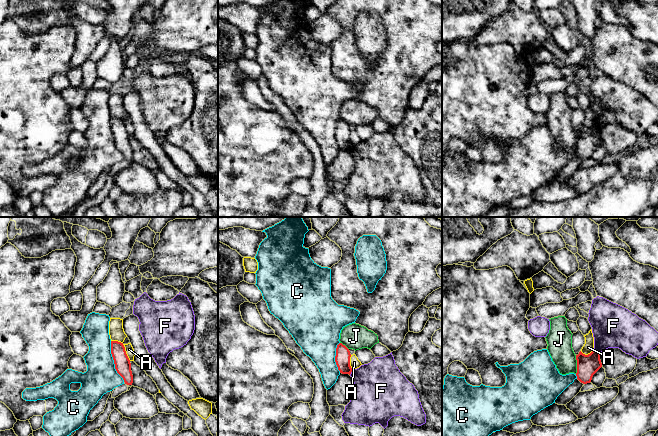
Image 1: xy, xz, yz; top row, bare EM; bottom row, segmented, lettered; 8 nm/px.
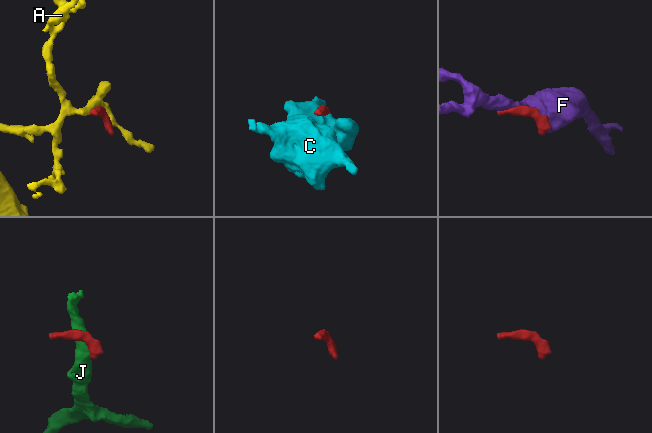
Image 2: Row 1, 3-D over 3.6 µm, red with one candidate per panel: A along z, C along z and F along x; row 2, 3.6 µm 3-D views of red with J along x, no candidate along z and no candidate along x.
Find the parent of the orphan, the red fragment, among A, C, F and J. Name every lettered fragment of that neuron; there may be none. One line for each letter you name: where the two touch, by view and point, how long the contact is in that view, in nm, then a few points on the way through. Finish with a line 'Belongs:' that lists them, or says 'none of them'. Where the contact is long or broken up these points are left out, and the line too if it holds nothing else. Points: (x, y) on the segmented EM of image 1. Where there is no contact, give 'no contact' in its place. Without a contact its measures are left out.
Belongs: none of them

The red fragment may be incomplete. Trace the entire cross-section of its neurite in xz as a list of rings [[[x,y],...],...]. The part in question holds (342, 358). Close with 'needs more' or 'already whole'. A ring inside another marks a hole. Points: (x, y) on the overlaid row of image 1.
[[[339,343],[336,348],[335,362],[340,373],[350,375],[353,371],[350,366],[350,357],[349,349],[342,343]]]; already whole

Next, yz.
[[[581,351],[576,355],[577,360],[577,378],[570,384],[555,400],[558,405],[566,405],[581,390],[584,384],[590,383],[593,375],[602,367],[600,353],[593,351],[585,355]]]; needs more

